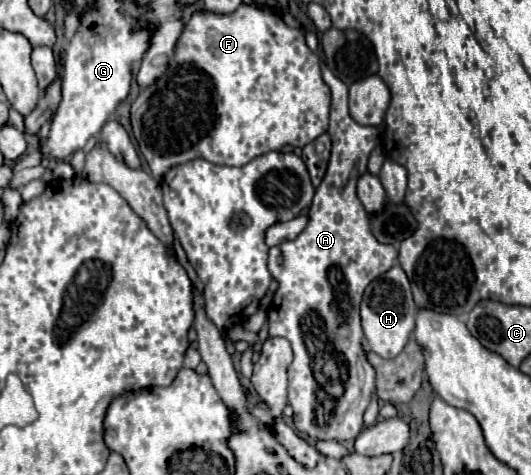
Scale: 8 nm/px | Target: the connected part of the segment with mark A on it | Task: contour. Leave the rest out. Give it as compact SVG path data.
M320 62L322 78L332 90L332 106L330 106L330 138L332 138L332 158L326 170L326 176L316 190L316 196L310 206L310 222L306 230L292 242L282 242L270 248L268 268L274 280L278 280L278 290L274 294L272 306L268 310L268 336L286 338L292 346L294 360L288 368L288 398L294 410L296 428L310 436L322 440L354 440L364 426L364 410L370 404L374 384L374 368L362 354L362 326L360 326L360 300L364 288L392 268L396 260L394 246L380 244L368 226L368 216L362 202L356 196L358 176L366 172L368 156L372 148L380 142L382 130L374 126L360 126L348 114L348 86L338 80L330 68Z

